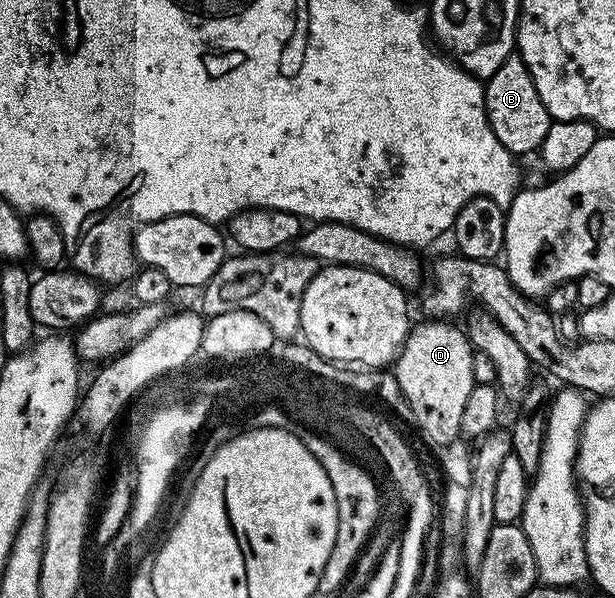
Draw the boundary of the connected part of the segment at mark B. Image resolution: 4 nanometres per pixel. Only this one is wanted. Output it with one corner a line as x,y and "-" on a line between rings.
520,55
508,57
503,67
487,78
484,86
485,114
489,117
491,131
495,131
499,143
503,143
503,147
507,147
507,151
514,155
536,154
547,135
551,118
547,107
543,107
543,99
539,99
539,91
535,91
531,71
527,71

